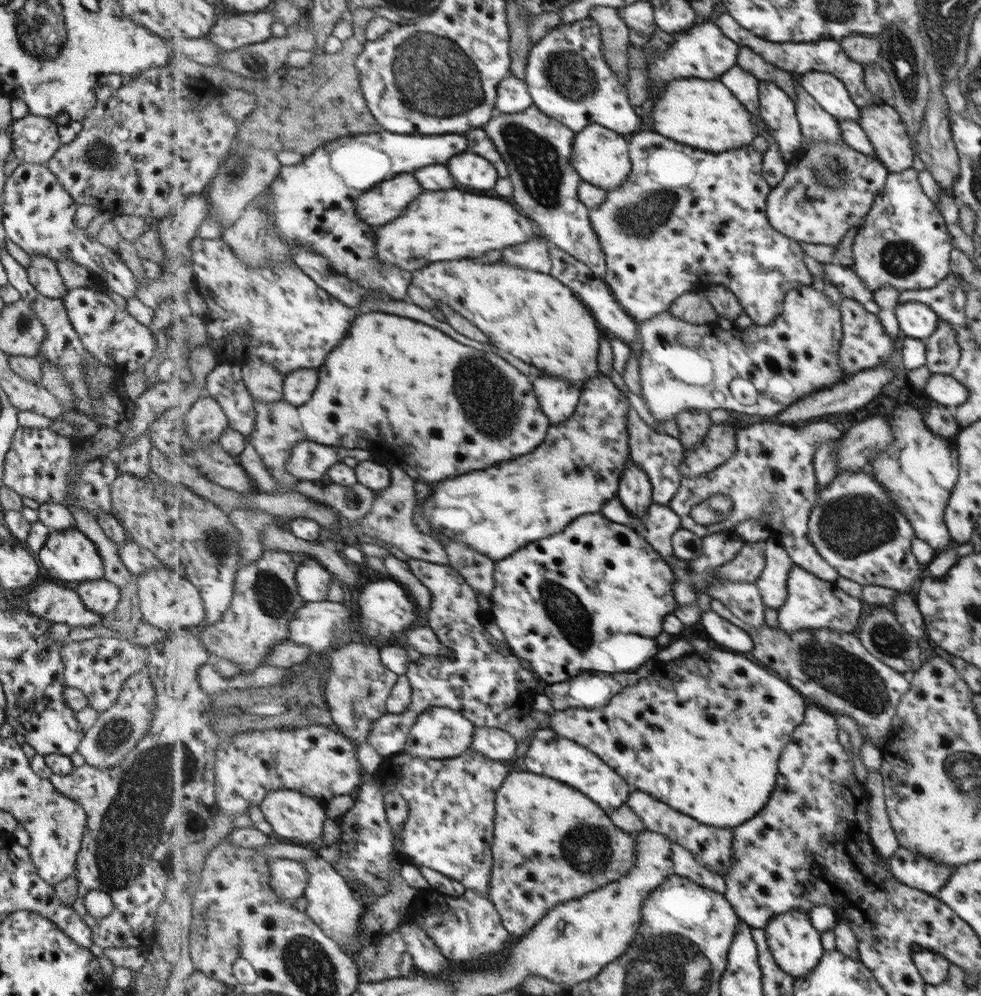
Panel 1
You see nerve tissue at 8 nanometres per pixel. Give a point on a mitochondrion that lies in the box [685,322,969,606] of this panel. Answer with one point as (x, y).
(851, 525)

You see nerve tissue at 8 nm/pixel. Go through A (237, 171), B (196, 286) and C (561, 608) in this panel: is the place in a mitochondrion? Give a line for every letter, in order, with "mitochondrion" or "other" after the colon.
A: mitochondrion
B: other
C: mitochondrion

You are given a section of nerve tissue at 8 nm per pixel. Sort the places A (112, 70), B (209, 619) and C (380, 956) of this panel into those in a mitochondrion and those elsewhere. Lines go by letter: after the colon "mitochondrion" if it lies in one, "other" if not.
A: other
B: other
C: other

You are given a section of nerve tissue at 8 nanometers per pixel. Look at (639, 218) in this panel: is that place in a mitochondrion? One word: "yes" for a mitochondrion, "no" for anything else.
yes

